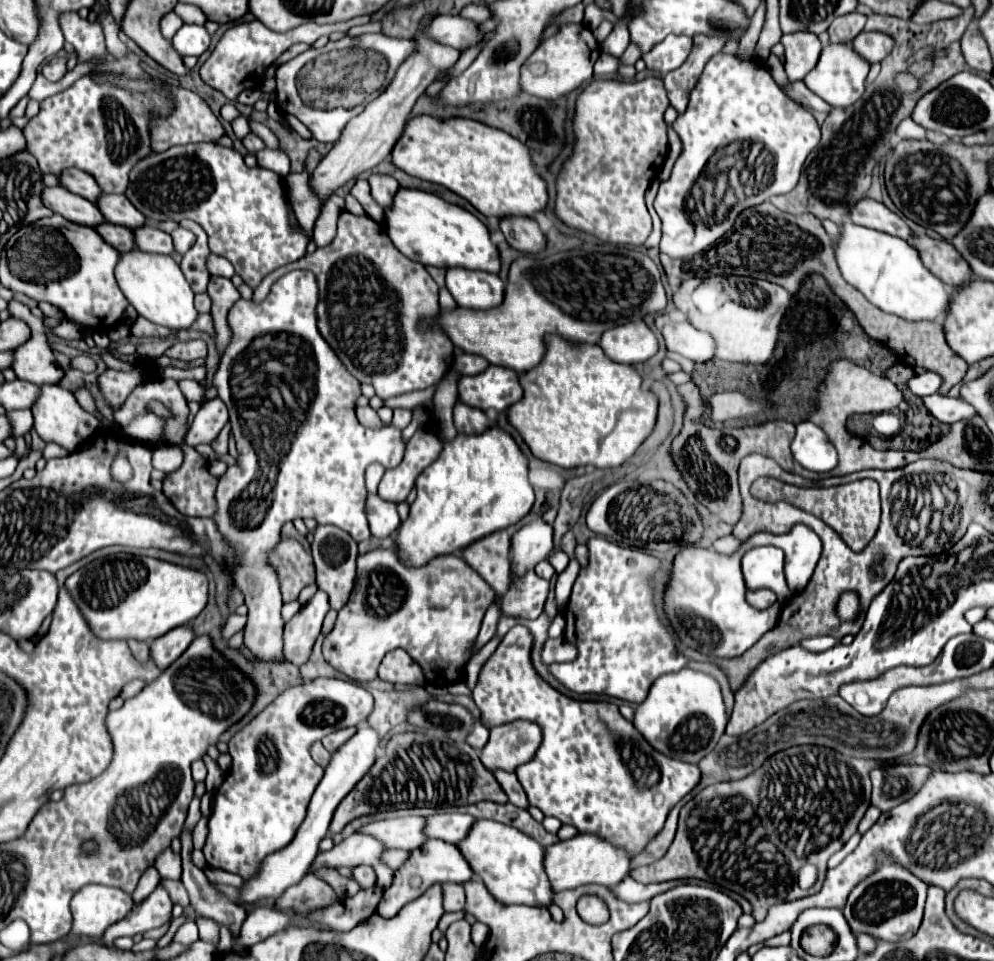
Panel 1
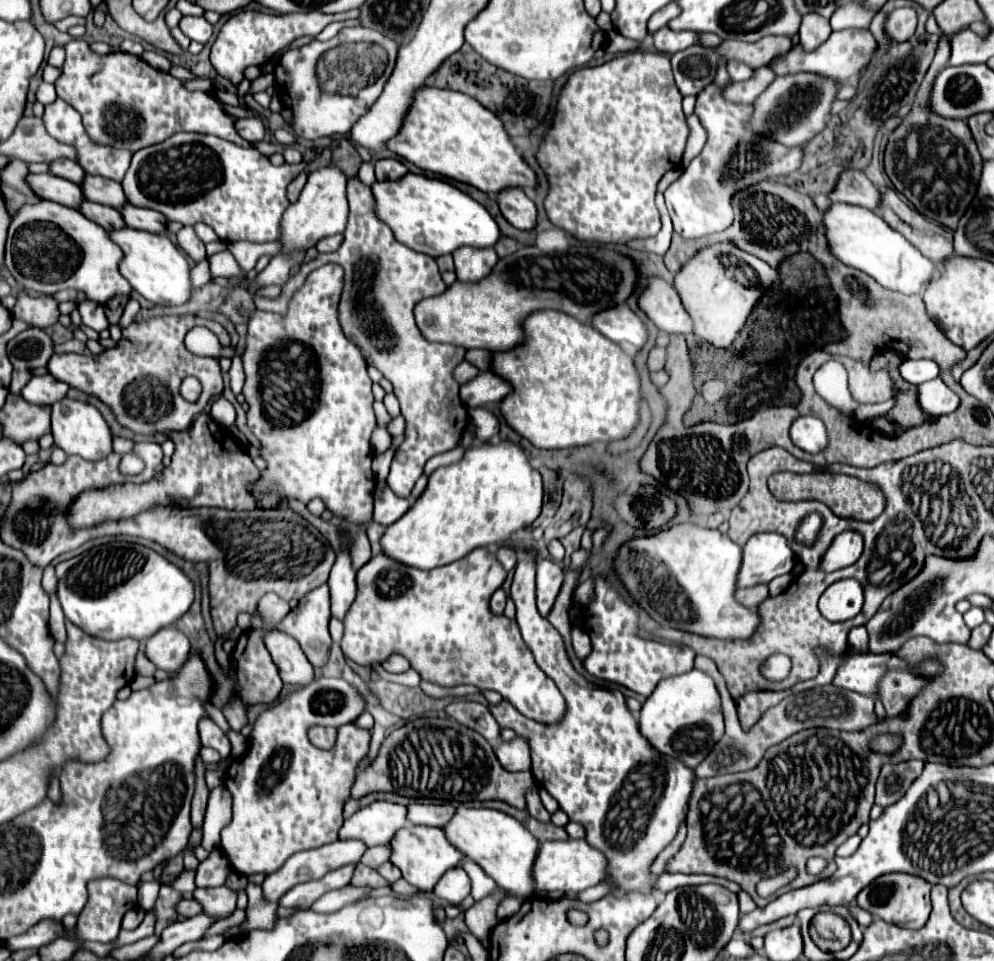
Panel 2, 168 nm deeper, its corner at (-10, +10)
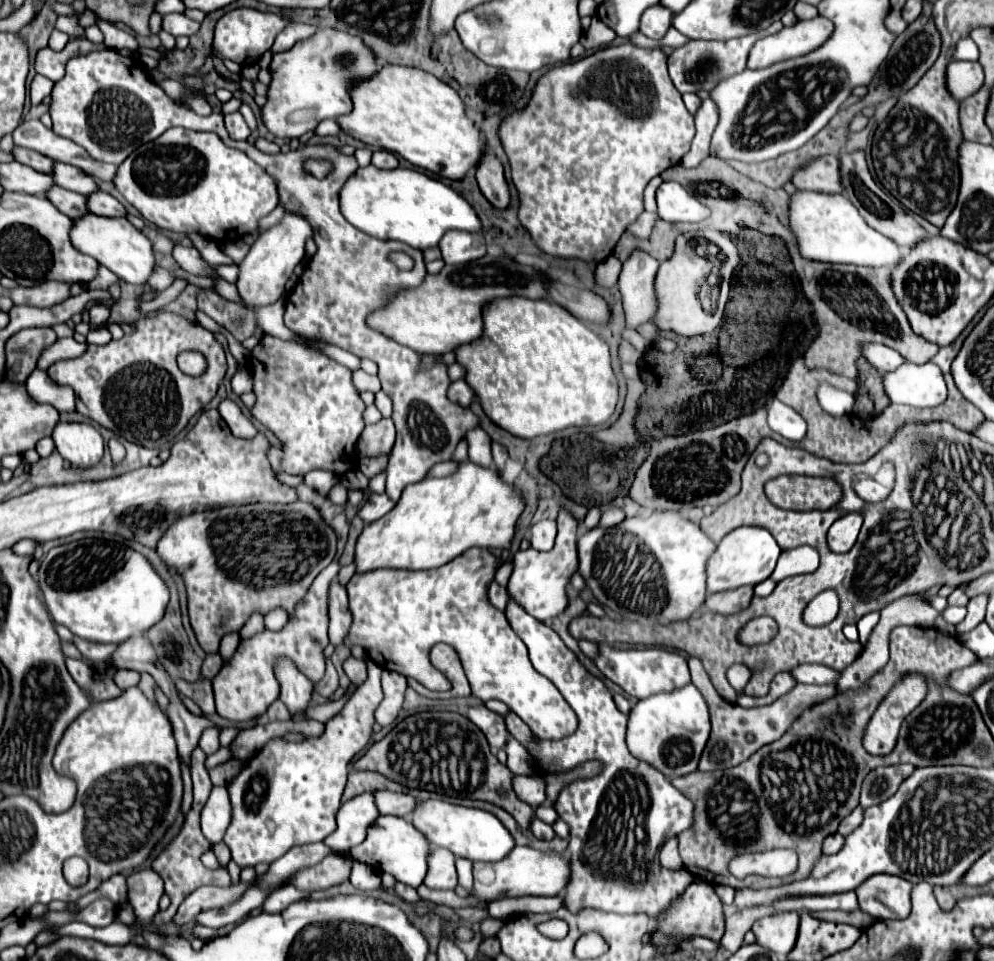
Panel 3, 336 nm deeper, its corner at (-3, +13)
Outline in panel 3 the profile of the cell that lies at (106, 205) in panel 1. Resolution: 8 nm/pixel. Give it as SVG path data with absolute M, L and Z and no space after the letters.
M53 162L51 176L57 186L77 192L77 194L83 194L83 196L89 196L89 194L93 194L93 190L99 190L95 180L89 174L85 174L83 170L77 170L75 166L69 166L69 164Z

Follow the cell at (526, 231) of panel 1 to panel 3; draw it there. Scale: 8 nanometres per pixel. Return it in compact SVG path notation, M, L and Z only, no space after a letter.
M485 150L477 164L477 182L483 192L483 196L495 206L495 208L507 208L509 204L509 188L503 176L503 166L501 162Z

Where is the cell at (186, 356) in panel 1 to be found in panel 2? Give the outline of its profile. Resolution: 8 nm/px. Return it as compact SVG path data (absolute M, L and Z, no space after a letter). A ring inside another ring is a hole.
M170 315L140 323L134 321L124 329L122 339L114 349L106 349L96 357L54 353L46 367L52 377L68 383L70 387L86 391L88 395L100 397L112 409L118 423L134 433L154 435L164 429L188 431L194 417L206 407L208 399L220 395L224 389L218 359L198 357L184 345L186 333L194 327L206 327L220 339L224 347L230 345L230 337L220 323L196 315ZM188 375L194 375L204 385L200 399L194 403L184 401L178 393L182 379Z

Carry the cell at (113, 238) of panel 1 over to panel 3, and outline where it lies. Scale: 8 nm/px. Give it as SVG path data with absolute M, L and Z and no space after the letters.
M53 186L45 196L49 198L49 202L51 202L59 212L63 212L63 214L69 216L69 218L79 218L79 216L87 214L87 206L85 206L87 198L81 196L81 194L75 194L75 192L63 190L63 188L59 188L59 186Z

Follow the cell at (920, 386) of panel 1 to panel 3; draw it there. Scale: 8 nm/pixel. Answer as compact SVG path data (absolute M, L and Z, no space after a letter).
M865 342L865 344L861 344L859 350L861 350L861 356L867 358L867 362L871 366L875 366L879 372L881 370L895 370L903 362L899 352L883 346L883 344L877 344L877 342Z

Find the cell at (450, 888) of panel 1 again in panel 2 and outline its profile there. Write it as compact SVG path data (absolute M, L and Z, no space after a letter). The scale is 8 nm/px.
M462 867L460 869L450 869L436 883L434 895L440 897L440 899L444 899L446 903L460 905L460 901L470 895L470 877L466 875L466 871Z

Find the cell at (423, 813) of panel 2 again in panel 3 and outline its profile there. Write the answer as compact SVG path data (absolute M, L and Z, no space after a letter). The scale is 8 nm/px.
M375 790L375 806L379 814L393 814L393 816L409 816L417 806L417 800L409 794L389 792L389 790Z

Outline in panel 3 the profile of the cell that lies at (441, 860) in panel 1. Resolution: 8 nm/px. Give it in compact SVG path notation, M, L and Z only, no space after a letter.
M379 816L367 828L367 838L359 846L353 846L349 852L351 852L353 860L363 862L379 872L387 872L411 888L419 888L427 874L429 842L411 822L407 822L405 818L399 818L399 816Z

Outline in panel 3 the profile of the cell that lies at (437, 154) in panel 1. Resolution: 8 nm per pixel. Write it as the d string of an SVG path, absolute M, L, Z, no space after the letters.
M385 64L371 78L355 82L349 88L349 96L353 100L353 110L337 118L345 134L369 146L395 152L413 166L433 174L461 180L477 166L485 150L485 142L481 142L479 130L467 118L457 92L425 70Z

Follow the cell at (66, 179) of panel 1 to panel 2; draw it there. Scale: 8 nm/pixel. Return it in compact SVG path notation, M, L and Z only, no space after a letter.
M56 159L50 163L50 173L62 177L62 179L68 179L68 181L74 181L76 185L80 185L86 177L86 171L74 161L74 159Z

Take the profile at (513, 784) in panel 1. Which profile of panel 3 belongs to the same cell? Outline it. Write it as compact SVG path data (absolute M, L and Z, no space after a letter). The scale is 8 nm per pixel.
M535 818L535 820L533 820L533 824L531 824L531 832L535 834L535 838L537 838L537 840L553 840L553 838L555 838L553 828L551 828L549 824L541 822L539 818Z

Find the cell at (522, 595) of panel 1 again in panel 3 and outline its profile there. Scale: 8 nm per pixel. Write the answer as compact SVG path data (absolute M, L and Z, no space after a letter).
M559 508L559 516L557 516L557 536L555 546L549 552L535 552L533 548L527 550L519 550L514 554L513 574L509 580L509 594L511 598L533 618L545 622L549 618L559 616L567 604L567 584L571 580L571 576L577 572L579 568L579 560L577 554L577 518L567 510L567 508Z

